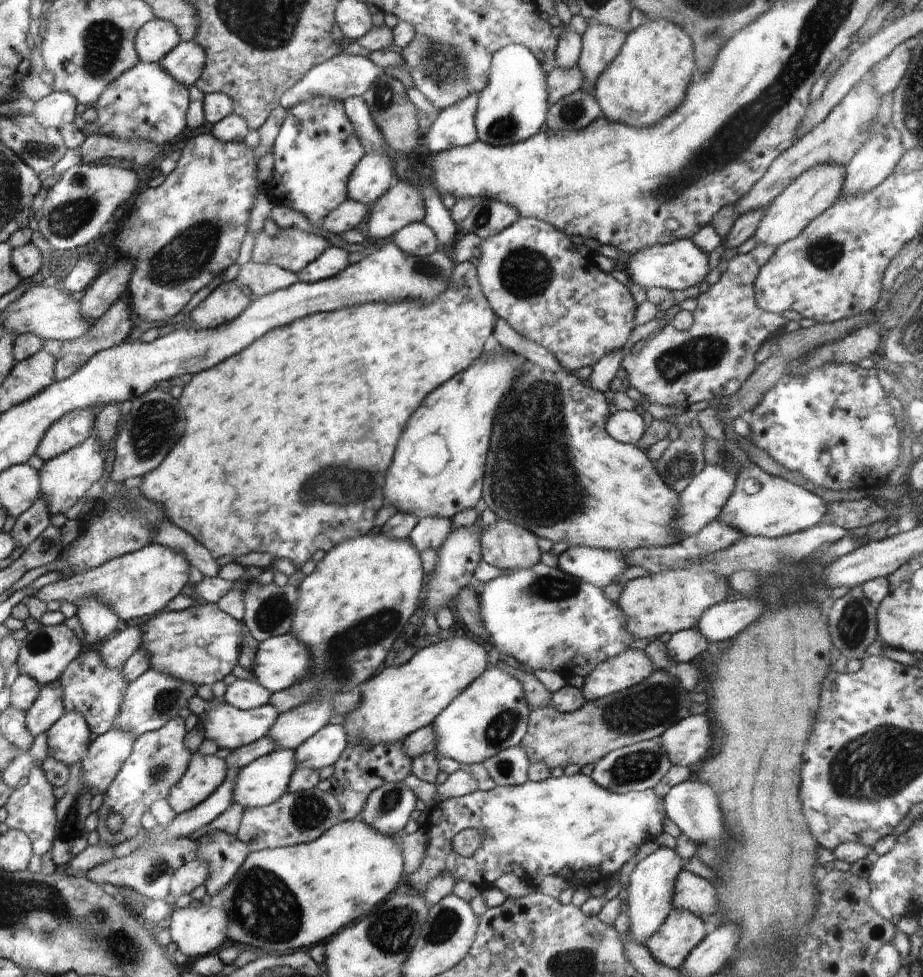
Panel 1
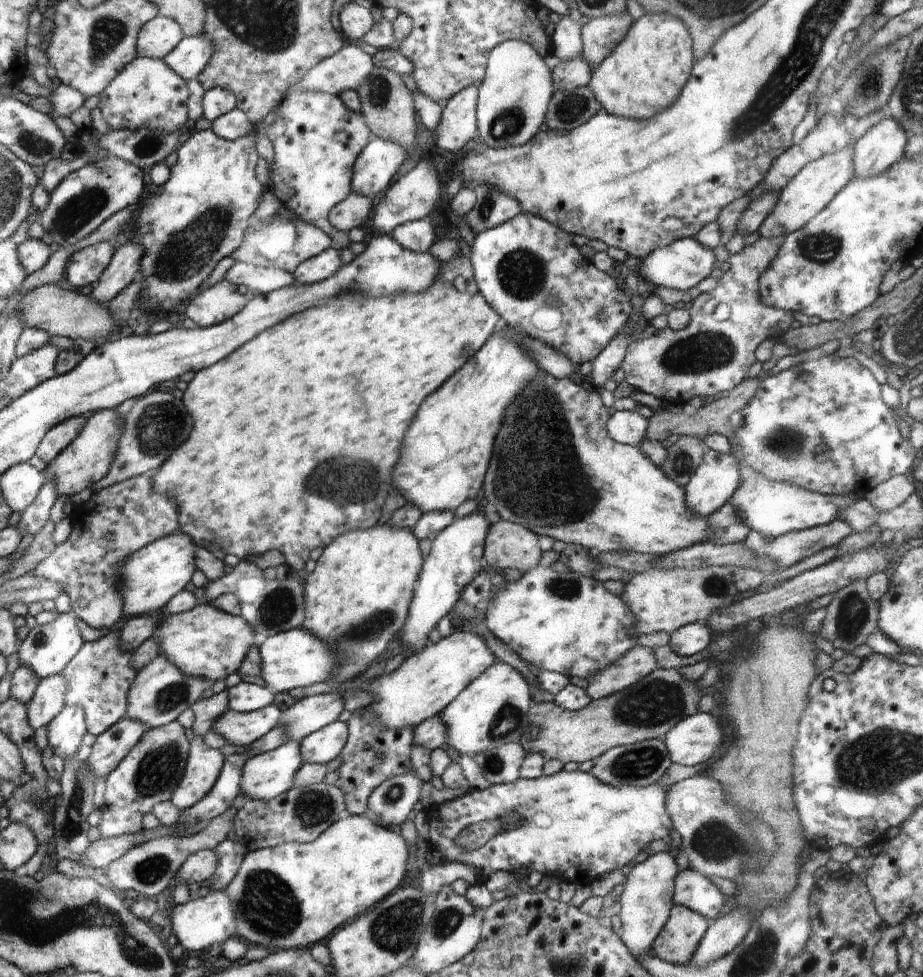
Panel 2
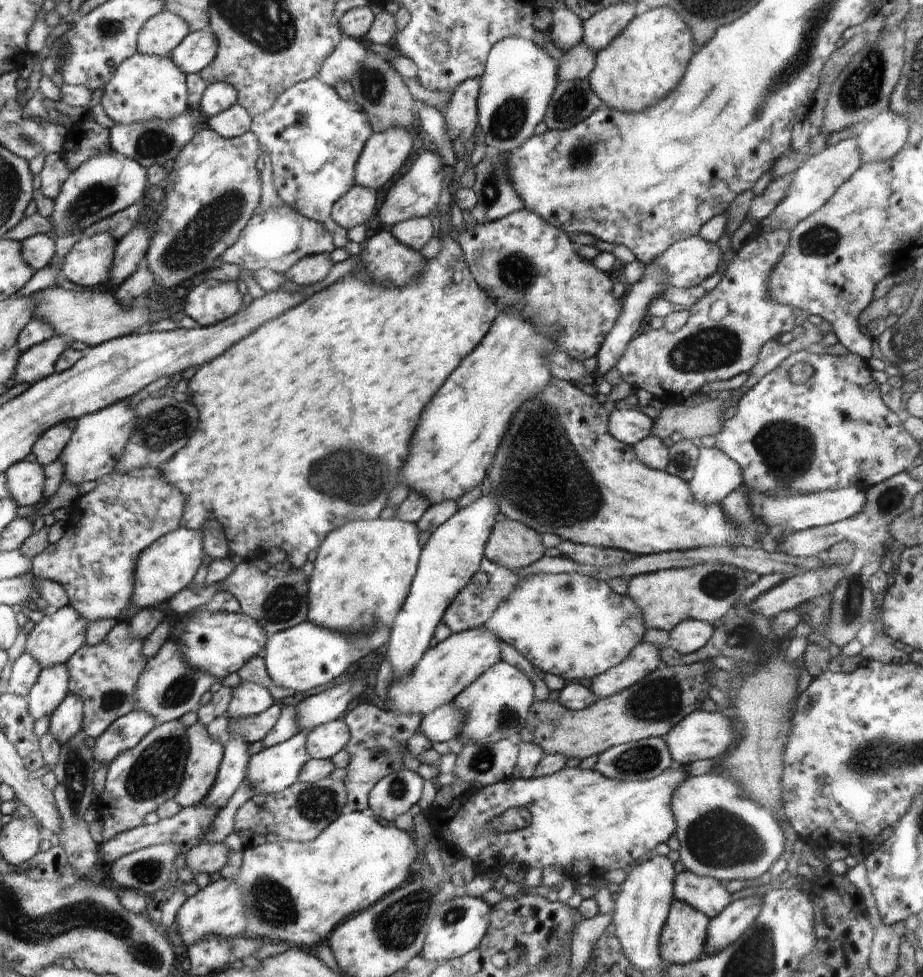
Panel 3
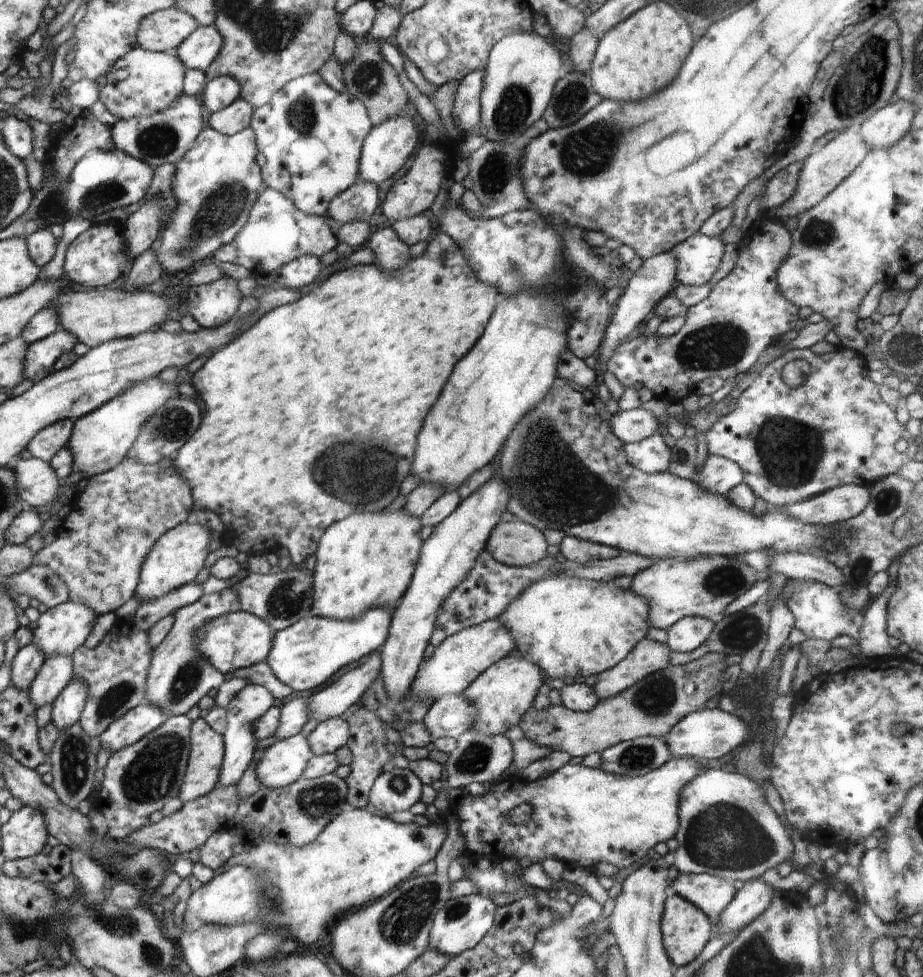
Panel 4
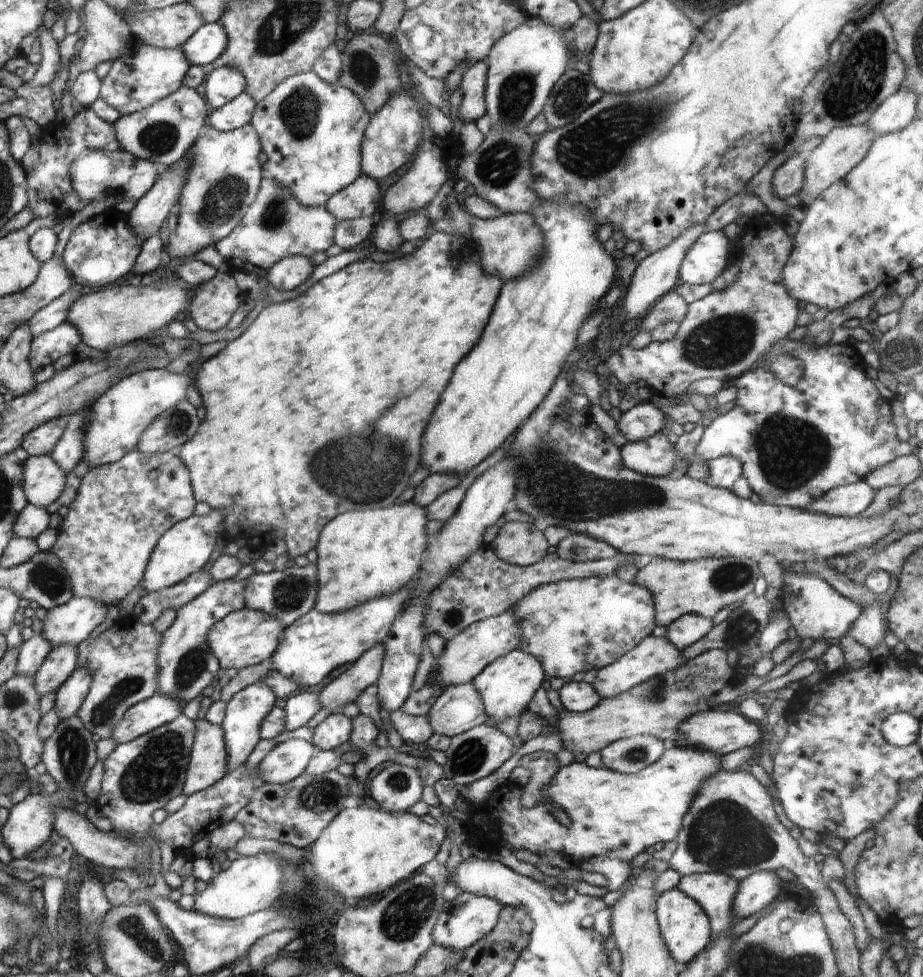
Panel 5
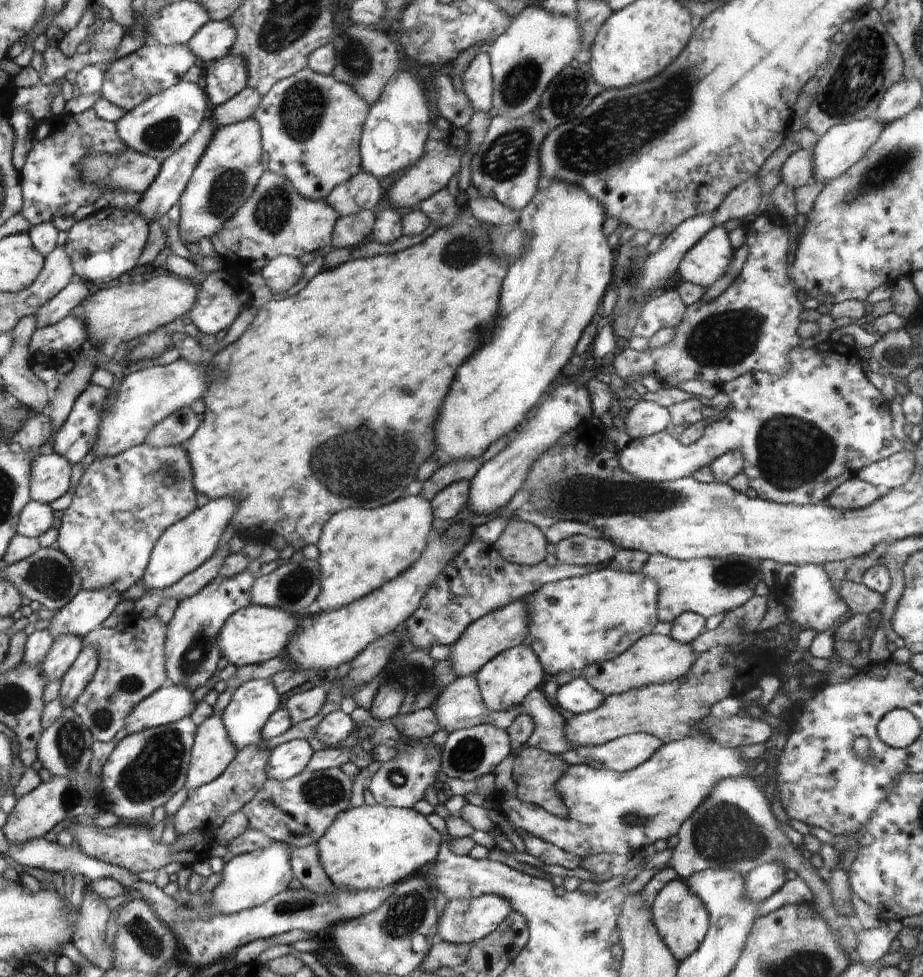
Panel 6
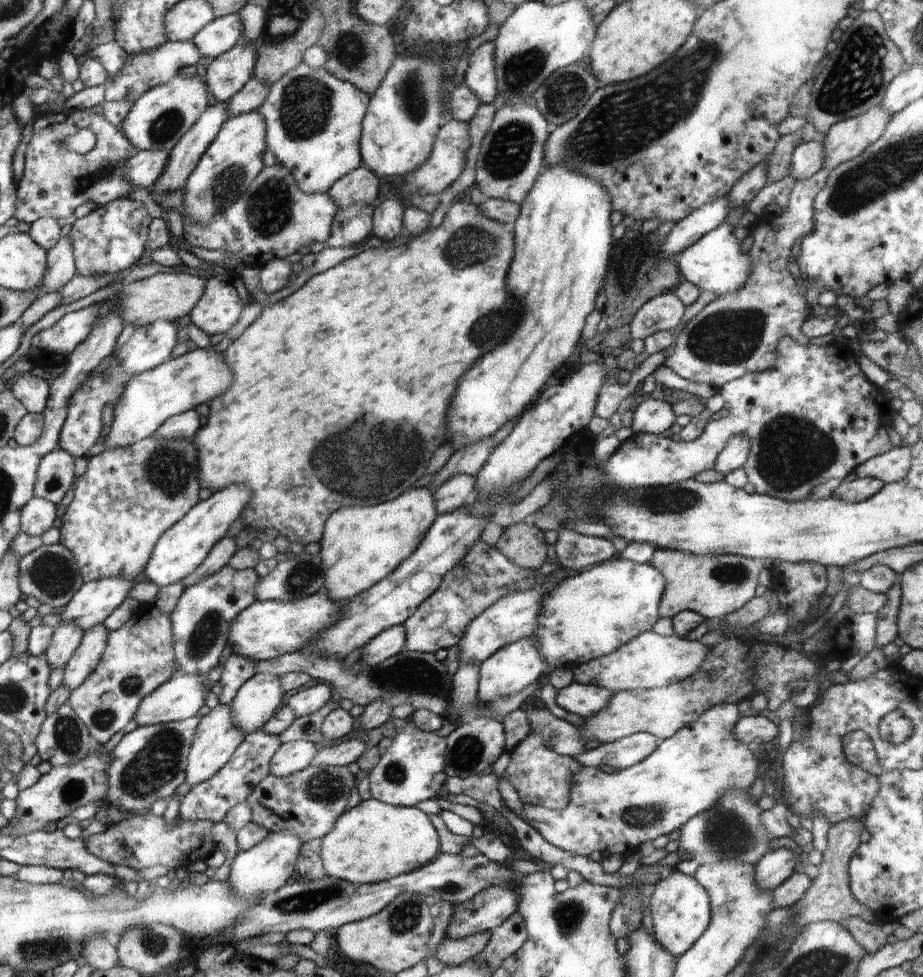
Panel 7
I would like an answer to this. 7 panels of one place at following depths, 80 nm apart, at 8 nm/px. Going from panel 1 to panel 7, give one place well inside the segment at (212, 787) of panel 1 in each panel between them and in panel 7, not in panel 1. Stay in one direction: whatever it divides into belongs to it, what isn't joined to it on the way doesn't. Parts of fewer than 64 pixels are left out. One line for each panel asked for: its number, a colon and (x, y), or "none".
2: (204, 765)
3: (206, 754)
4: (206, 759)
5: (208, 764)
6: (213, 752)
7: (216, 740)

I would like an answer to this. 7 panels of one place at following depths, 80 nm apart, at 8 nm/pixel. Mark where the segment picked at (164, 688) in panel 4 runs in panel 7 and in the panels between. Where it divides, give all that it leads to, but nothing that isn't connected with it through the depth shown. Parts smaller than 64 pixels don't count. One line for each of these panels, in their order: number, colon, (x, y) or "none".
5: (187, 665)
6: (192, 652)
7: (203, 617)

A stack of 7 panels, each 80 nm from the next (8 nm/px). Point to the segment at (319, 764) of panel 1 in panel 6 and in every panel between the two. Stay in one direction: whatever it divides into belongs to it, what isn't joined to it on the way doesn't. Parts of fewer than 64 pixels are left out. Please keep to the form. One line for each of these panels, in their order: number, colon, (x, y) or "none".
2: (320, 747)
3: (322, 742)
4: (327, 737)
5: (335, 729)
6: (336, 726)

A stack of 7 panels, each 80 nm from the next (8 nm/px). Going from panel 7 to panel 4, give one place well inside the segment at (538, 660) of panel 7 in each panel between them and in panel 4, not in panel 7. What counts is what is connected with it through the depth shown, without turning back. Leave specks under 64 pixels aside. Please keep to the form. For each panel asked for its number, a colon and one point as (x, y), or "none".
4: (504, 691)
5: (506, 686)
6: (504, 681)

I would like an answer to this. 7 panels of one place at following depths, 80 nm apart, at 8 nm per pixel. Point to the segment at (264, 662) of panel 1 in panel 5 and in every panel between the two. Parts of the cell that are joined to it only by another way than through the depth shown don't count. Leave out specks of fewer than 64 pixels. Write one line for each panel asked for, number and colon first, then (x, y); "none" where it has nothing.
2: (294, 658)
3: (305, 656)
4: (303, 656)
5: (313, 645)

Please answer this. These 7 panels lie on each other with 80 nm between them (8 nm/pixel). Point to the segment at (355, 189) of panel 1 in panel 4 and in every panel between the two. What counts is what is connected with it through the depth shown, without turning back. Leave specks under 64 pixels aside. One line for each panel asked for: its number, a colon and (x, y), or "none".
2: (373, 170)
3: (384, 153)
4: (387, 146)

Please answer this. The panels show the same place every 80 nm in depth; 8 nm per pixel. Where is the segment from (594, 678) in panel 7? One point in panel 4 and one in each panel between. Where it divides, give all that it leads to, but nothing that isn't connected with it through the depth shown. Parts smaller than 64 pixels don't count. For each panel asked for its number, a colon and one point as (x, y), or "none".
4: (648, 656)
5: (653, 656)
6: (653, 659)

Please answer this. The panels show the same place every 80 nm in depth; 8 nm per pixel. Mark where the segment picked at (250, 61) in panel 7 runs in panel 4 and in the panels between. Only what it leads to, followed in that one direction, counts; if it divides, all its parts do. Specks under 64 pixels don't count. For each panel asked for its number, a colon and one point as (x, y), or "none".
4: (220, 92)
5: (222, 85)
6: (227, 76)

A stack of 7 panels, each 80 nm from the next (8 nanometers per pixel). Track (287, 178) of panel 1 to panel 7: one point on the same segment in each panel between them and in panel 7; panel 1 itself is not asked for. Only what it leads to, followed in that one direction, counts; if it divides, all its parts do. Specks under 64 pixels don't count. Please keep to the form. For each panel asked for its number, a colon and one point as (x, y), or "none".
2: (316, 139)
3: (314, 138)
4: (312, 135)
5: (311, 131)
6: (311, 124)
7: (313, 120)

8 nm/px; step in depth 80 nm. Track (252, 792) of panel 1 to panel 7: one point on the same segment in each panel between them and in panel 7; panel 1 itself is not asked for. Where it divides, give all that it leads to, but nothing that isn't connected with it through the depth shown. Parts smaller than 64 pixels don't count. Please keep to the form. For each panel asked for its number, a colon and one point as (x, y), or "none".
2: (265, 776)
3: (270, 771)
4: (279, 765)
5: (287, 760)
6: (288, 759)
7: (291, 757)

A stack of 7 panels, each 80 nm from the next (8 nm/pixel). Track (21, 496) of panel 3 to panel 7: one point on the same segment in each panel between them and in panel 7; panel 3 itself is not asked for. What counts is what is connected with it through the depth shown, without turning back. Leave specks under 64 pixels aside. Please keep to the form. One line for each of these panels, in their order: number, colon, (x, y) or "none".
4: (38, 482)
5: (43, 479)
6: (50, 474)
7: (55, 470)

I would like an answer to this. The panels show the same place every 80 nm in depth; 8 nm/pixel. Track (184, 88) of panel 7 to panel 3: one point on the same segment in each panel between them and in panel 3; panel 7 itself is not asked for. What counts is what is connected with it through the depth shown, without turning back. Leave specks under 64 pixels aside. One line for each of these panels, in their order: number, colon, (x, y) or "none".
3: (150, 143)
4: (163, 137)
5: (163, 133)
6: (158, 127)

